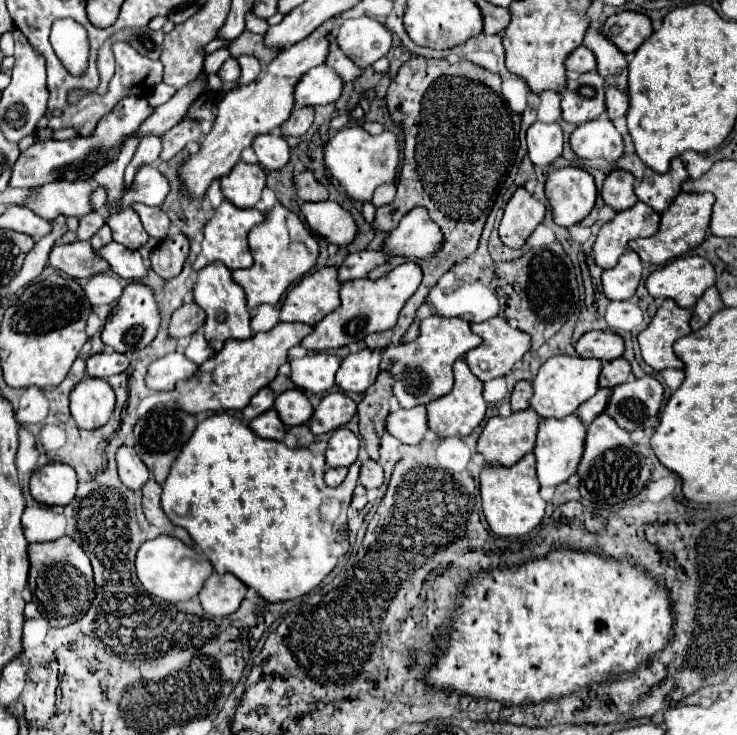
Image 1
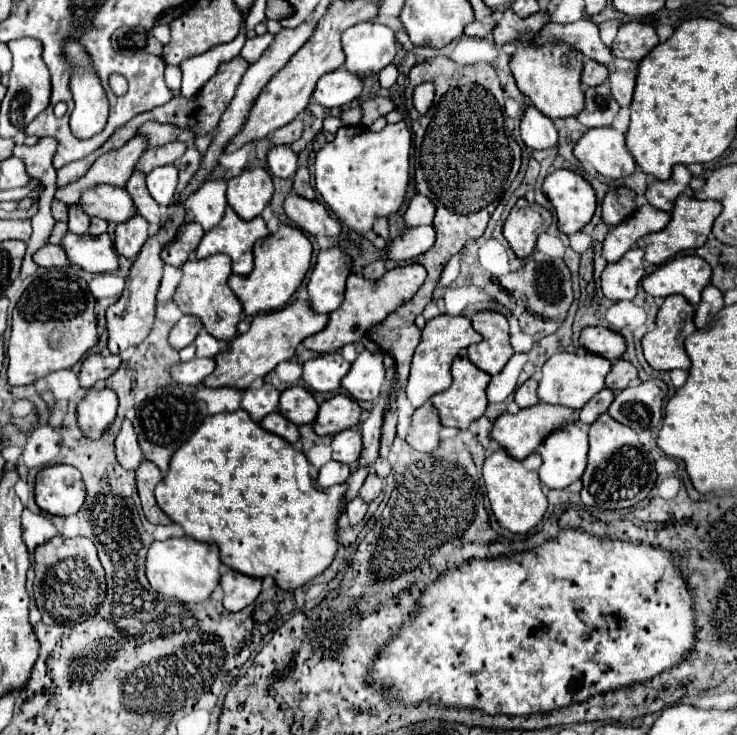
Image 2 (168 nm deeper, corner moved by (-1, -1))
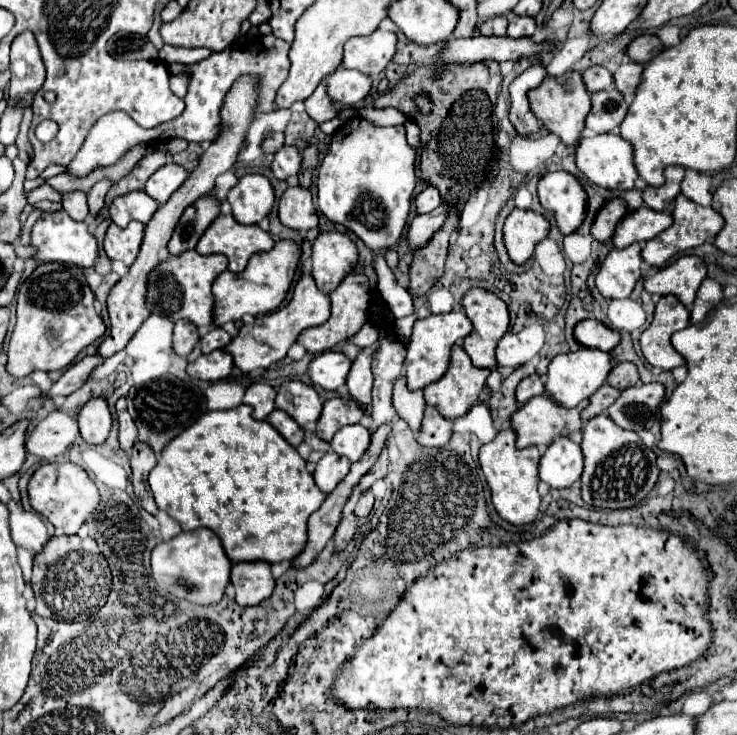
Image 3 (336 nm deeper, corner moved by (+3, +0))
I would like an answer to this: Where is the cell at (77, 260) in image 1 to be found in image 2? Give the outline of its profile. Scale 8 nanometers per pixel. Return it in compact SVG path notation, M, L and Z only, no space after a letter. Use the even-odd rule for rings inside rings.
M44 245L34 253L34 263L40 267L66 267L66 255L62 255L62 247L58 245Z

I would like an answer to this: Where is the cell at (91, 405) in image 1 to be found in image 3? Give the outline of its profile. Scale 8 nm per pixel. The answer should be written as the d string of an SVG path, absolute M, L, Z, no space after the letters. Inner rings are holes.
M90 398L78 414L80 434L88 444L102 444L112 428L112 416L106 398Z

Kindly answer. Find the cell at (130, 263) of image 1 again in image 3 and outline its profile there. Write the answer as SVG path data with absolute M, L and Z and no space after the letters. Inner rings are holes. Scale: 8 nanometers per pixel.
M64 210L46 212L32 228L32 246L38 248L36 260L40 262L72 262L80 268L92 268L98 260L98 240L86 222L74 222Z

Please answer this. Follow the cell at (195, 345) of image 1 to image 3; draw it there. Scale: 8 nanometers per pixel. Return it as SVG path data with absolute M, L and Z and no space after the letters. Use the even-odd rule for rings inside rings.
M212 326L210 332L200 338L200 348L202 348L202 354L210 354L212 350L224 348L228 342L230 342L230 336L220 326Z

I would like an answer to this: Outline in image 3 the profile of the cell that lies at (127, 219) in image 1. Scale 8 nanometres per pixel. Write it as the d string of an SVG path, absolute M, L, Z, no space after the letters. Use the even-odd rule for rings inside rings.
M130 222L126 228L110 224L104 238L104 250L110 256L110 260L120 260L126 266L130 266L140 250L142 234L144 234L142 222Z

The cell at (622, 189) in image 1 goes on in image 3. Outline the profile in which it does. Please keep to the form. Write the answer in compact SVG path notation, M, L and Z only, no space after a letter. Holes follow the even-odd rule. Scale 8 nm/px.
M622 198L608 200L592 224L592 238L600 240L600 242L608 242L618 226L618 222L626 216L626 212L628 212L628 206Z

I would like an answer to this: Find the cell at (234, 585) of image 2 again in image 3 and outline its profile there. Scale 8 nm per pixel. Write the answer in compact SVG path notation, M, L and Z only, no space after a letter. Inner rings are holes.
M240 562L232 564L232 586L236 588L236 602L240 606L256 606L274 590L274 578L268 562Z

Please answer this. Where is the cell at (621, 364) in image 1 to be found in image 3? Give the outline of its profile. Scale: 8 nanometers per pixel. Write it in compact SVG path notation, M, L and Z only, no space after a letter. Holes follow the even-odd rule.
M622 362L618 366L612 368L612 372L608 374L608 384L614 386L614 388L630 388L630 386L636 386L640 382L638 378L638 370L632 362Z

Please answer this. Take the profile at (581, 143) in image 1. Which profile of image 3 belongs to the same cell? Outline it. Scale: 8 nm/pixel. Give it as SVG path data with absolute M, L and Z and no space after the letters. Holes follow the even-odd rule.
M612 132L596 134L592 138L582 138L576 146L576 164L590 182L610 190L630 190L634 188L634 180L638 178L630 142L626 142L622 136L616 136Z

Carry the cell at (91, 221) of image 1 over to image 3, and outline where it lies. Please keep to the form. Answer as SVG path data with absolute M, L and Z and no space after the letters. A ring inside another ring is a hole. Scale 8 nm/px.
M72 192L72 194L62 194L62 206L74 218L76 222L82 222L88 218L88 204L86 204L86 194L82 192Z

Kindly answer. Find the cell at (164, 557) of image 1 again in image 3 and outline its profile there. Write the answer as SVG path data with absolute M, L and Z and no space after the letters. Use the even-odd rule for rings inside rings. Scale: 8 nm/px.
M198 528L194 532L180 532L176 538L160 542L152 550L152 578L160 588L176 596L182 594L182 600L192 604L216 604L230 582L230 560L212 530Z

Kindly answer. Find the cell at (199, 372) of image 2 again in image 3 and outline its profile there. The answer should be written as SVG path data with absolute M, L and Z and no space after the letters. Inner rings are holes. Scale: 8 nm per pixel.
M214 350L212 354L202 354L196 362L188 364L186 374L190 378L198 378L198 380L224 380L228 378L230 370L232 370L232 356L226 354L224 350Z

